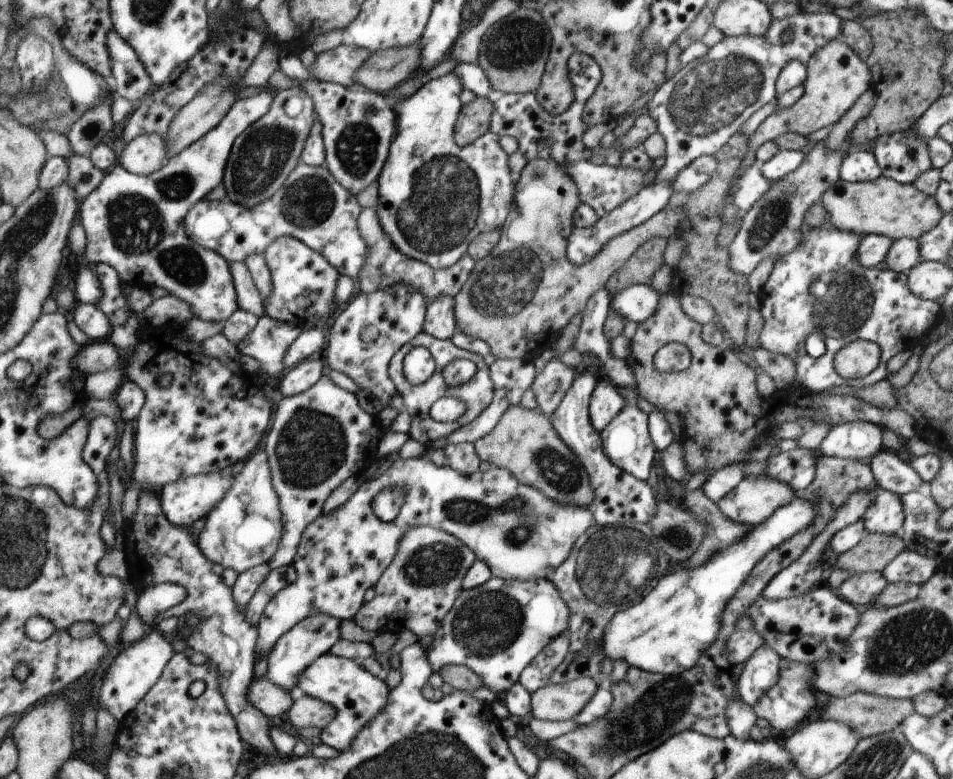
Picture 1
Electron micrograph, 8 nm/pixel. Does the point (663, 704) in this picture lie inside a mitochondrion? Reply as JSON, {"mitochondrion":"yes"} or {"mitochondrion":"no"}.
{"mitochondrion":"yes"}

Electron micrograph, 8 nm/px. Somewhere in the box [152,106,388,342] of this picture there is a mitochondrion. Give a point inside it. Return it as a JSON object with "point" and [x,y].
{"point":[261,159]}

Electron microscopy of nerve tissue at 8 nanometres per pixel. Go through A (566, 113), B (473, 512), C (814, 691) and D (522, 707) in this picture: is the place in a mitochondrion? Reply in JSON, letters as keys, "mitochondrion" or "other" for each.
{"A":"other","B":"mitochondrion","C":"other","D":"other"}

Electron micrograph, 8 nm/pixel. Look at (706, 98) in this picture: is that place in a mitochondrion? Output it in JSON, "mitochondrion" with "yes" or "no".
{"mitochondrion":"yes"}

